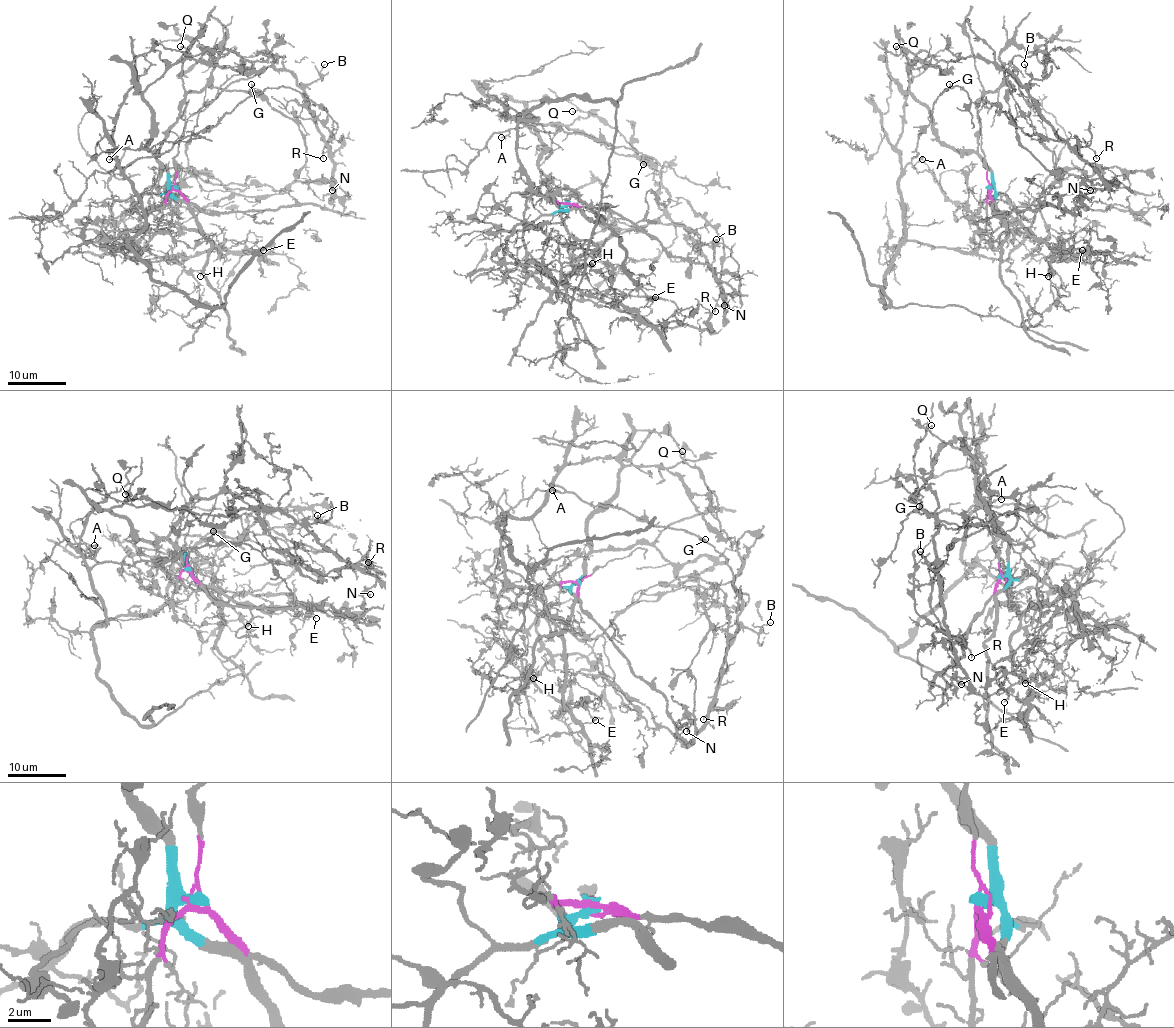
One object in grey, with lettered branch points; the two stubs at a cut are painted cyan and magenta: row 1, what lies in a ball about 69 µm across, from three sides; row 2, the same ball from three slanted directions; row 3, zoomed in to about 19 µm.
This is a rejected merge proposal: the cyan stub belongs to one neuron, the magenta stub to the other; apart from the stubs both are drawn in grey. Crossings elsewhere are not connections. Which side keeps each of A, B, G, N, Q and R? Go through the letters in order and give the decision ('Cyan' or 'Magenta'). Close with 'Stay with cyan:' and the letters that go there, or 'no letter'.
A: Magenta
B: Cyan
G: Magenta
N: Cyan
Q: Cyan
R: Cyan
Stay with cyan: B, N, Q, R

